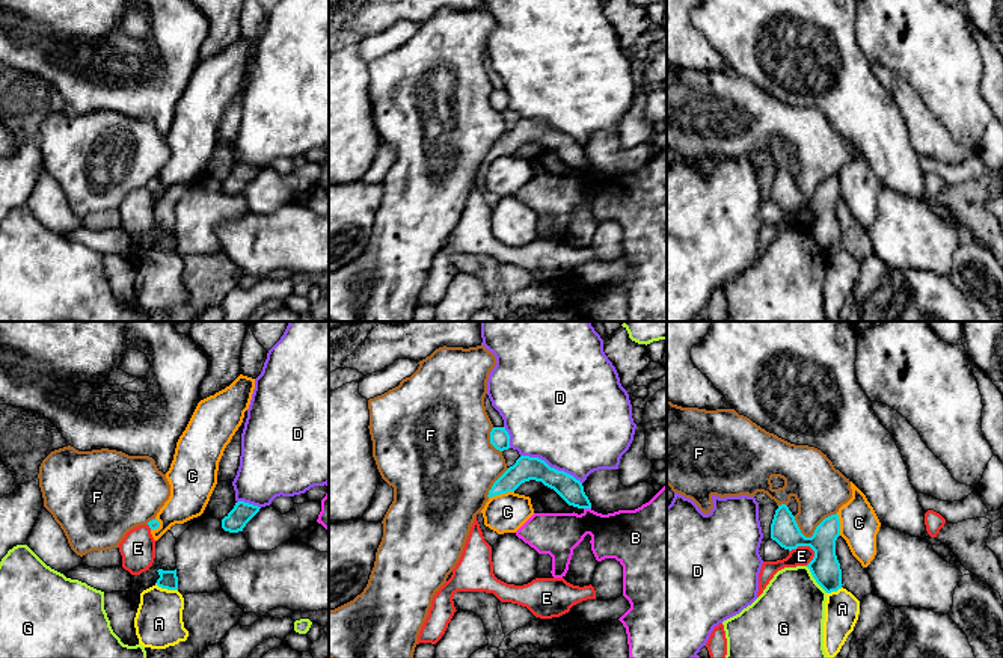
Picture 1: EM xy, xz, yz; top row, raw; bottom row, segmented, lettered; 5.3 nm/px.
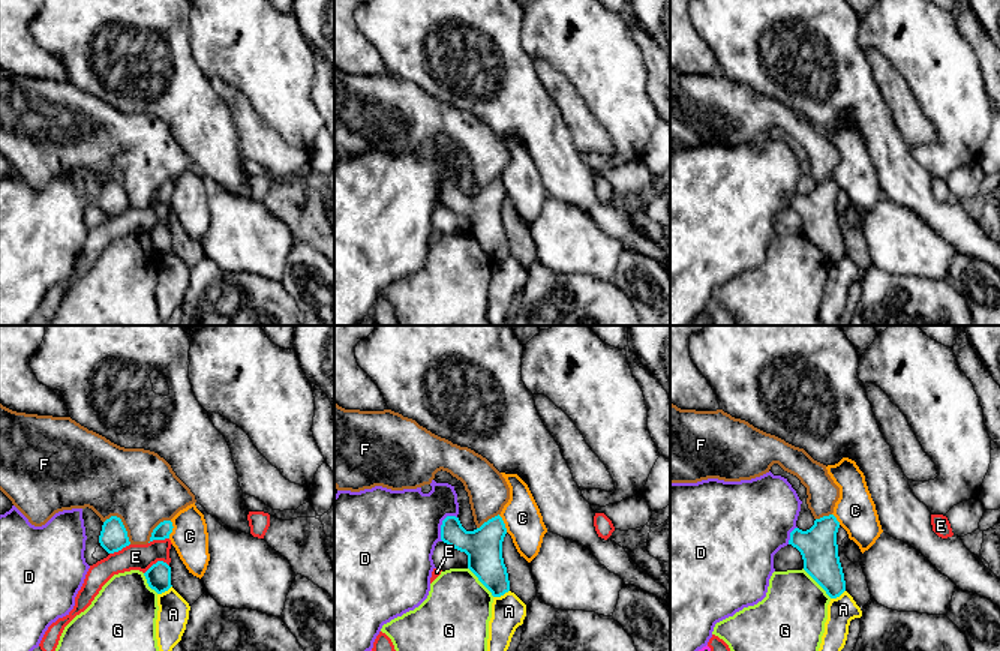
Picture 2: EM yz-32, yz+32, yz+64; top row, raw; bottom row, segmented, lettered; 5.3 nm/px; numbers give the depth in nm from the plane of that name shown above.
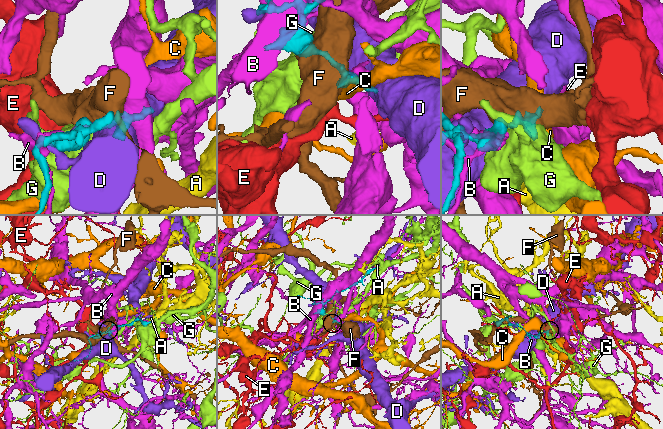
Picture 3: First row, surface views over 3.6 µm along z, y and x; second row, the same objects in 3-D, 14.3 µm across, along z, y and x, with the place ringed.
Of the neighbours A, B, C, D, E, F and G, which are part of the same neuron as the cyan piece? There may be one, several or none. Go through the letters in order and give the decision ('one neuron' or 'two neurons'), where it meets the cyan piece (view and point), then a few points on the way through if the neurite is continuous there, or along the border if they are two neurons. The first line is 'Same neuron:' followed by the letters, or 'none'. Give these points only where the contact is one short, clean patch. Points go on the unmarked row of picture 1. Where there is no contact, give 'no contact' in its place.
Same neuron: none
A: two neurons; contact xy (166, 249); border xy (156, 245), (165, 251), (177, 252)
B: two neurons; contact xz (587, 169)
C: two neurons; contact xz (501, 154); border xz (513, 153), (489, 160)
D: two neurons; contact xz (549, 129)
E: two neurons; contact yz (804, 207)
F: two neurons; contact yz (813, 195)
G: two neurons; contact yz (815, 240)

